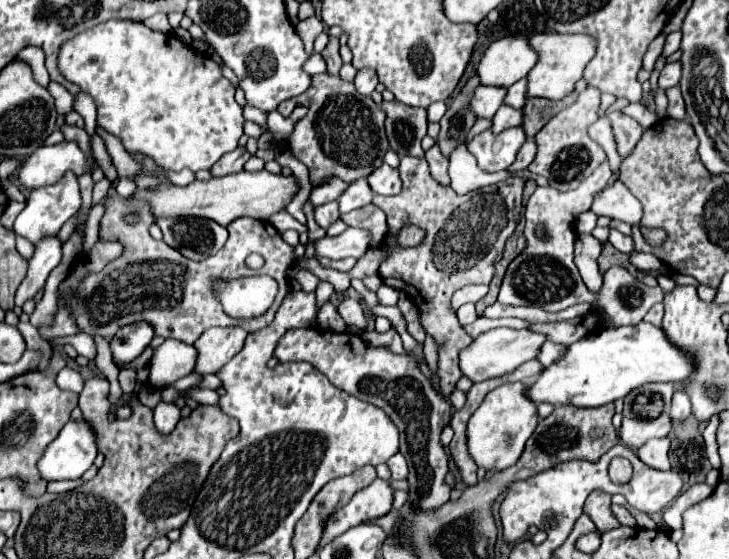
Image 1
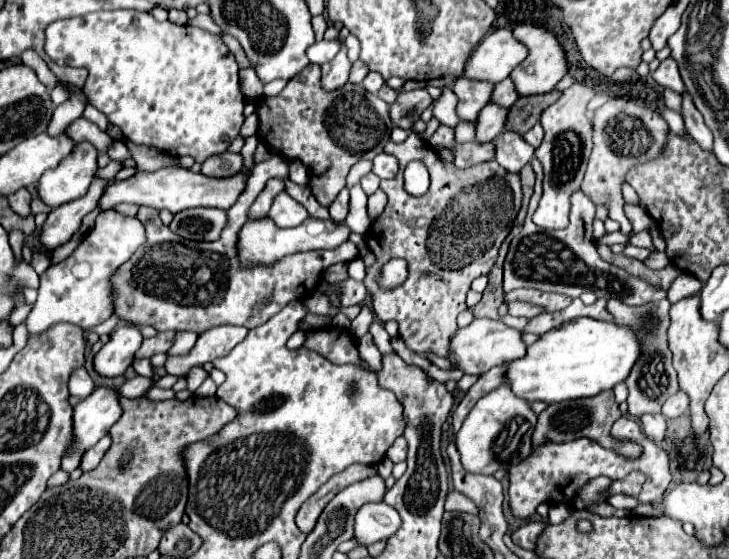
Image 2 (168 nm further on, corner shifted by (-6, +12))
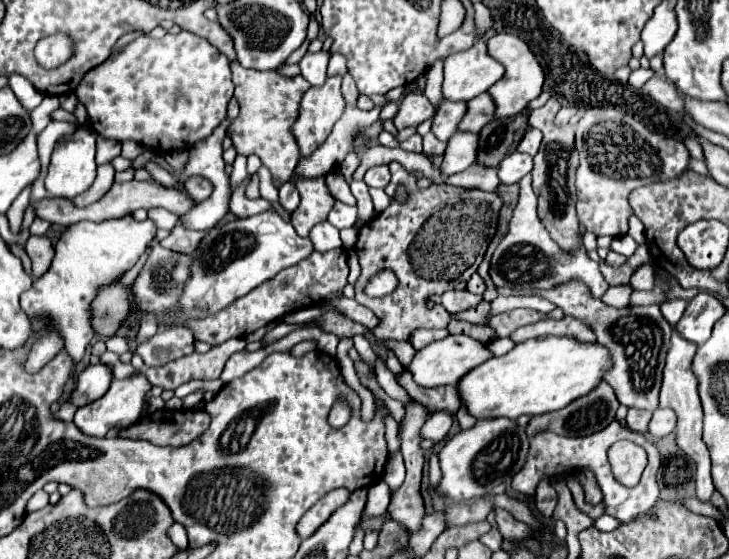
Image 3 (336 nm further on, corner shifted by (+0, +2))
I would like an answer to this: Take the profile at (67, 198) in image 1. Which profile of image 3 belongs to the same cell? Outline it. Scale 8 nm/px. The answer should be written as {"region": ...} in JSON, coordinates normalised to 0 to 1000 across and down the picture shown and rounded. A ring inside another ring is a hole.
{"region":[[[112,222],[102,240],[96,240],[93,247],[85,247],[71,272],[66,311],[60,322],[66,351],[99,358],[102,351],[121,340],[132,318],[129,275],[132,275],[132,240],[129,240],[129,233],[123,233],[121,222]]]}

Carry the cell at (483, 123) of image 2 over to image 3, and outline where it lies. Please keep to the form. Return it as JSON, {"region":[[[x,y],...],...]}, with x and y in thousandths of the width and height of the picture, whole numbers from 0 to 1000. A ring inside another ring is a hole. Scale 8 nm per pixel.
{"region":[[[628,236],[615,250],[615,265],[609,272],[606,315],[617,315],[639,304],[650,293],[650,275],[656,275],[656,240]]]}

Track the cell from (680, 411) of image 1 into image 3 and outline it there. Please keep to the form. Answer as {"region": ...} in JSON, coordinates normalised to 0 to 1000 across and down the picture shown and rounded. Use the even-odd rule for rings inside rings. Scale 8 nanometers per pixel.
{"region":[[[903,730],[892,751],[892,776],[897,780],[914,780],[919,773],[925,773],[927,762],[927,741],[919,730]]]}

